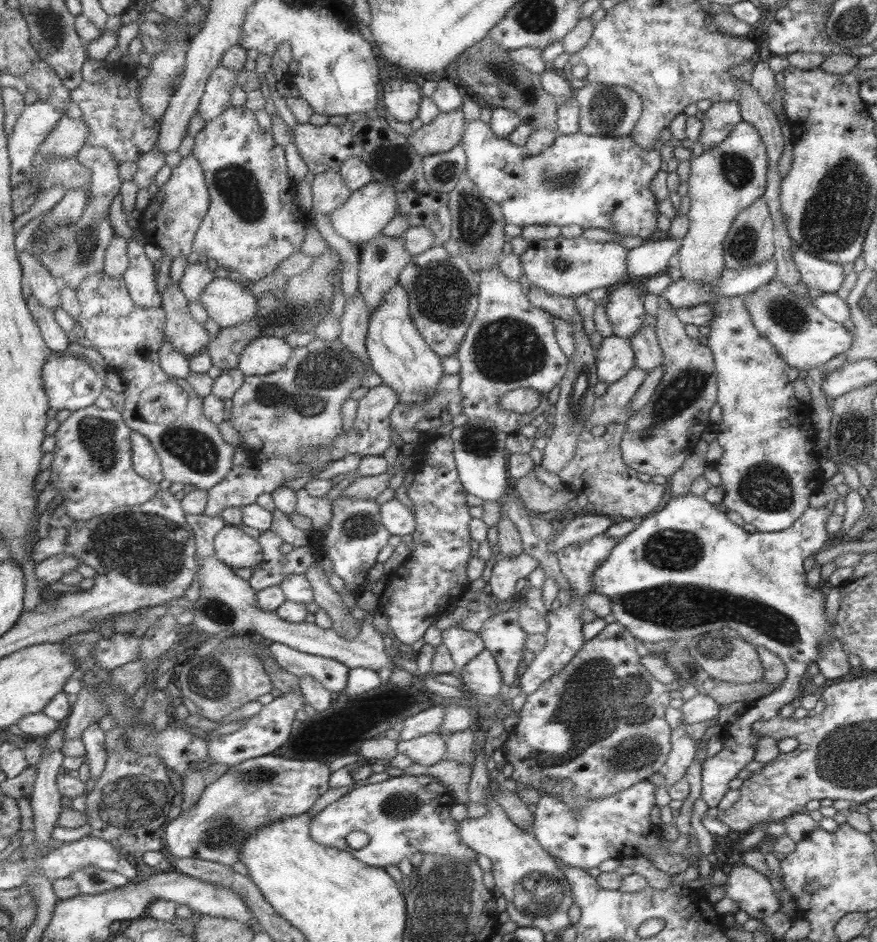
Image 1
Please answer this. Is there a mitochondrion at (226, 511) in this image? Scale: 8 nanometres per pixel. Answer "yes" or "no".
no

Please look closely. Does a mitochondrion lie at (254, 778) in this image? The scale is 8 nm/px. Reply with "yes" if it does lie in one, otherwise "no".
yes

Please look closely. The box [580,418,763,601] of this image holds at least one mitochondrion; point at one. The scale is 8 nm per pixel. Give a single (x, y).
(671, 548)

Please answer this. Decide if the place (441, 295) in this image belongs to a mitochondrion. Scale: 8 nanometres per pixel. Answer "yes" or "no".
yes

